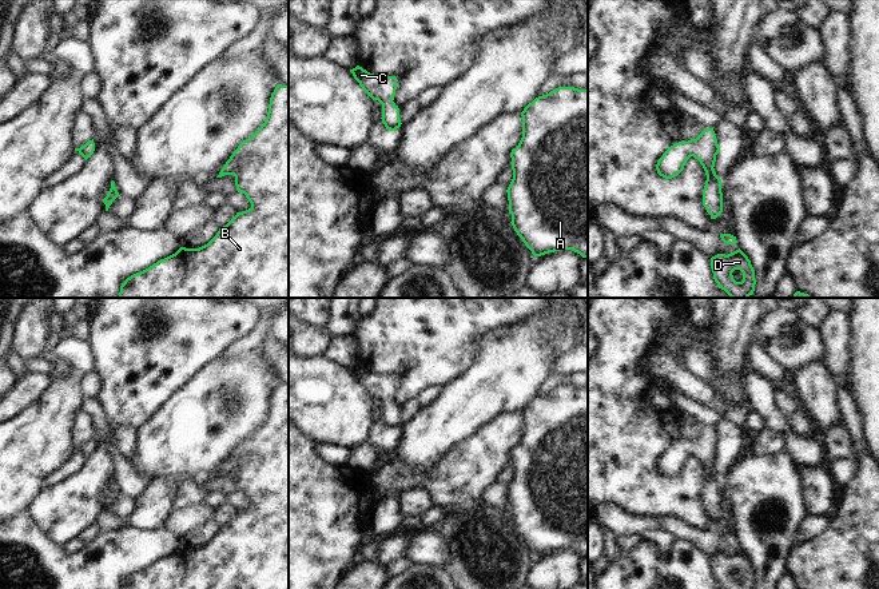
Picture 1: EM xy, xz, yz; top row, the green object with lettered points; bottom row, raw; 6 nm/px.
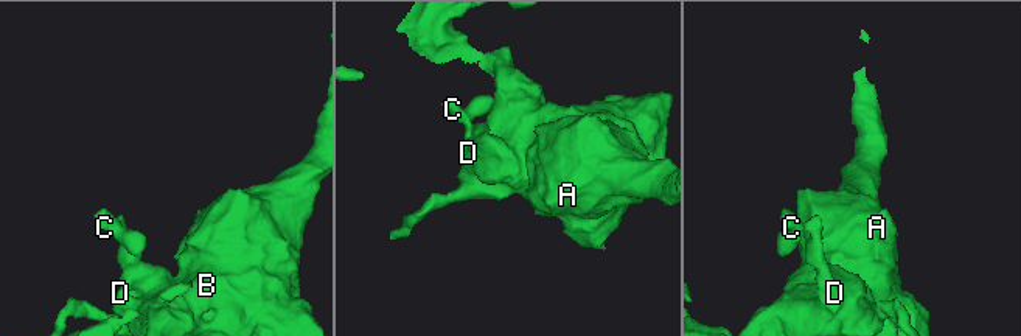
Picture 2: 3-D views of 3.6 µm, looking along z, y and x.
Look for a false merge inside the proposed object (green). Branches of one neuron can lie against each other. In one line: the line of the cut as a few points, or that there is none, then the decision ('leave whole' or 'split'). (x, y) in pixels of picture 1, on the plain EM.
no cut; leave whole

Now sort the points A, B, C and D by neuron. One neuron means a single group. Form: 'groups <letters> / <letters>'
groups A B C D

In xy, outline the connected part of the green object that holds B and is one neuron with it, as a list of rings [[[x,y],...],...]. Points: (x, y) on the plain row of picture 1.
[[[278,383],[275,386],[270,397],[269,411],[265,422],[251,434],[250,438],[243,439],[238,445],[216,477],[224,474],[235,475],[238,492],[246,494],[251,506],[246,510],[236,512],[226,525],[219,528],[216,534],[207,544],[199,548],[180,546],[175,553],[160,558],[148,568],[127,577],[122,582],[120,589],[289,589],[289,385]]]

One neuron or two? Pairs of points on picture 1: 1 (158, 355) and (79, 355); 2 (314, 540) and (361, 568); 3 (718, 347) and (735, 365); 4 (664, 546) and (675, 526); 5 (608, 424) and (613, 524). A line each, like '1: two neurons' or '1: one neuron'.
1: two neurons
2: two neurons
3: one neuron
4: two neurons
5: two neurons

